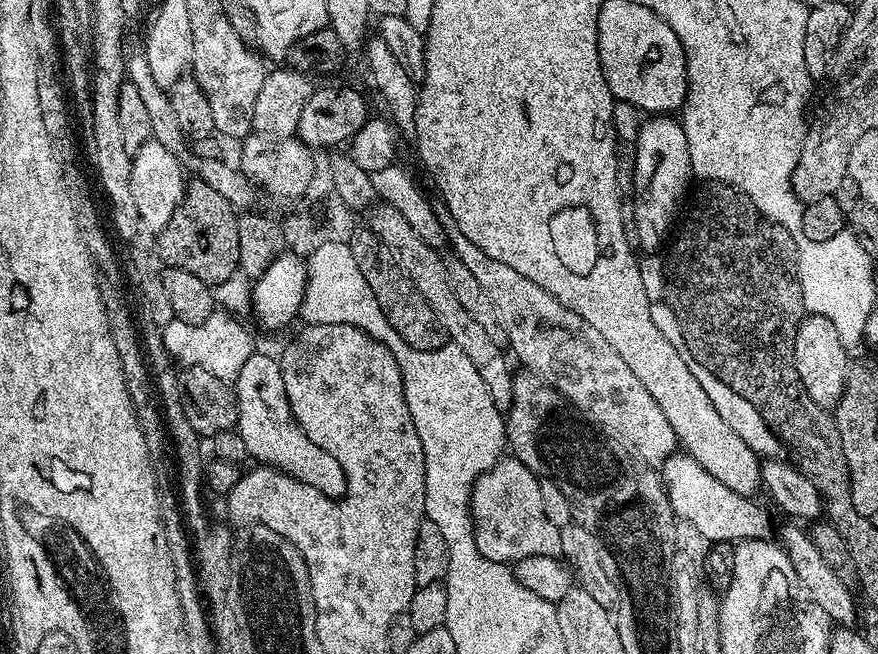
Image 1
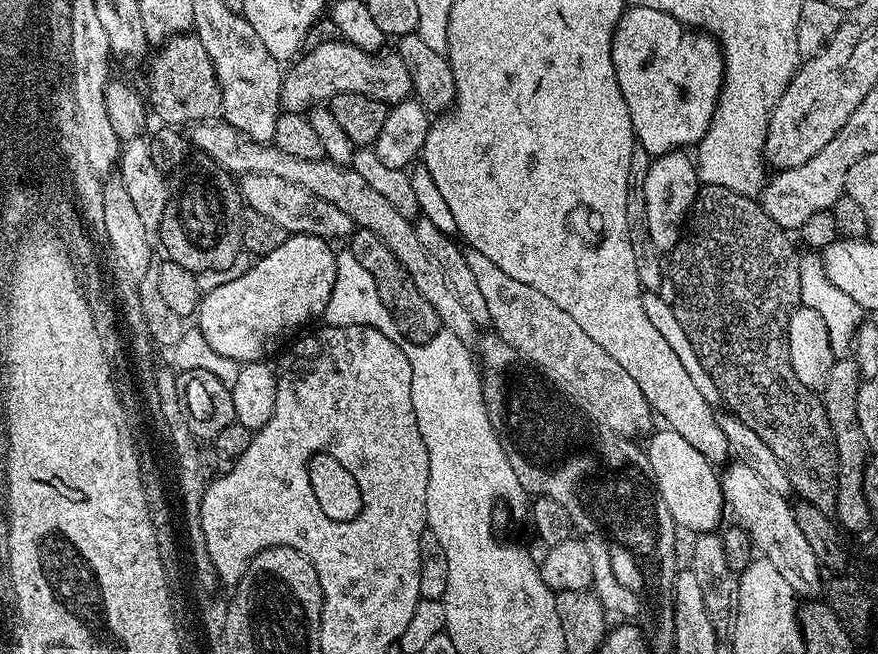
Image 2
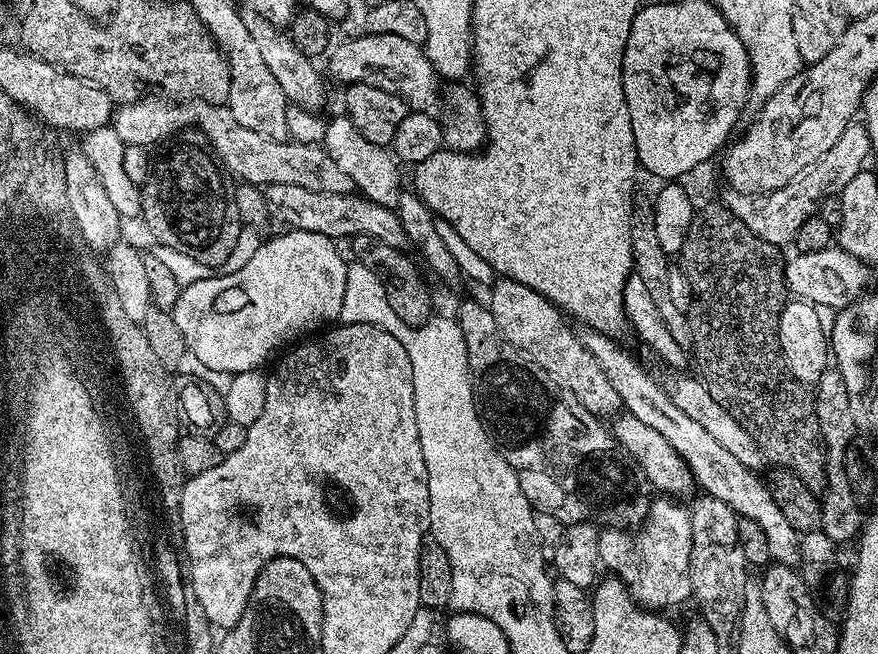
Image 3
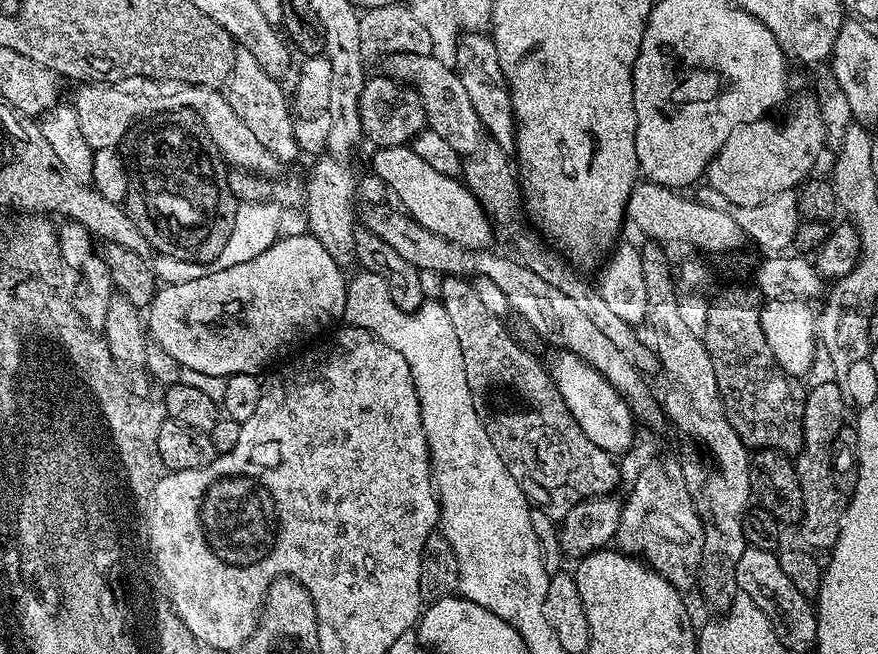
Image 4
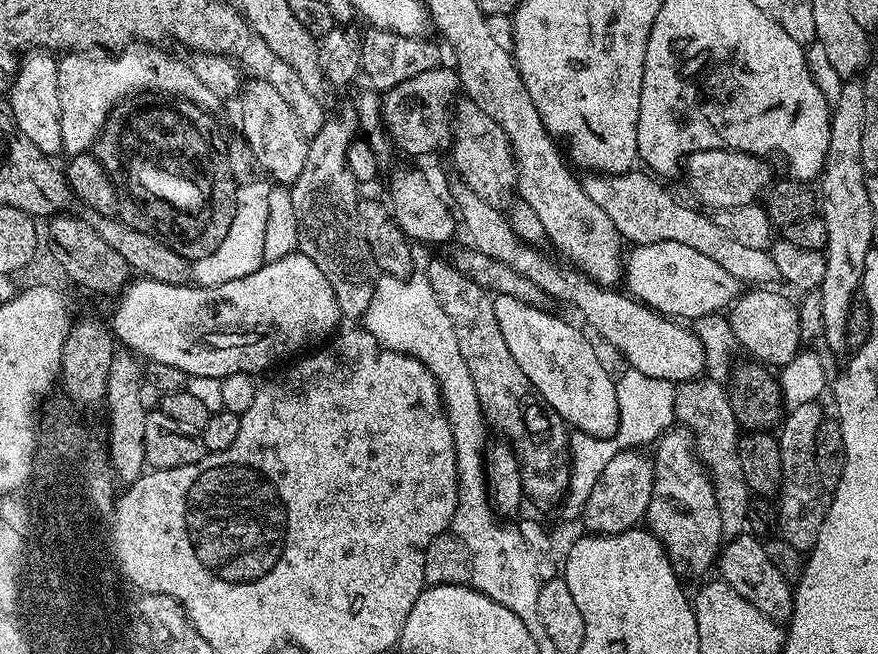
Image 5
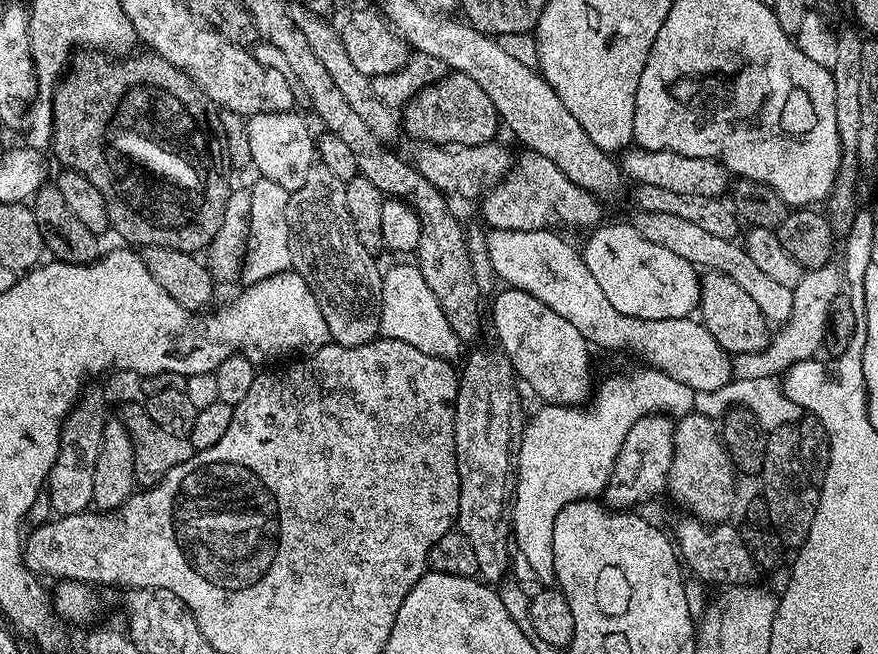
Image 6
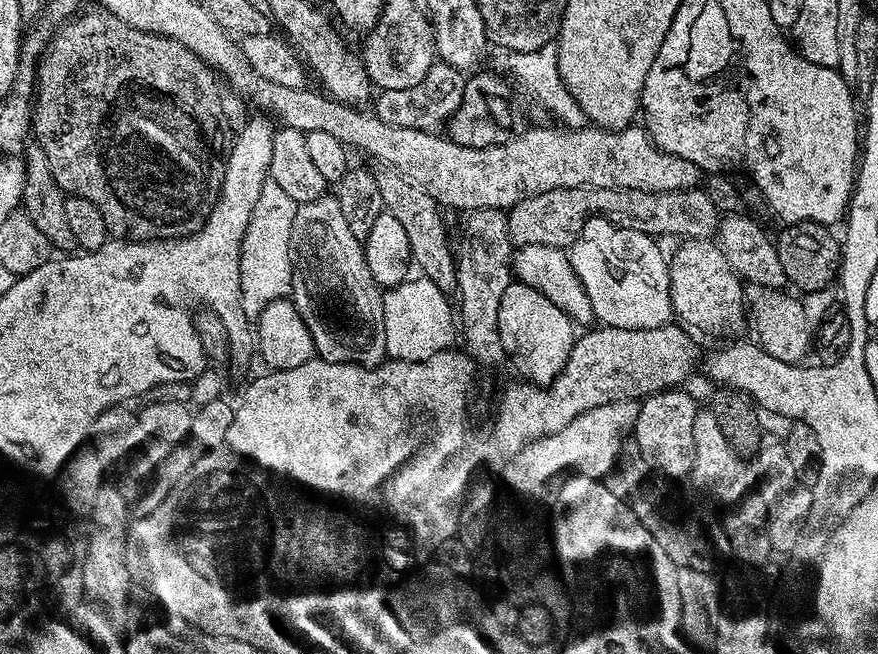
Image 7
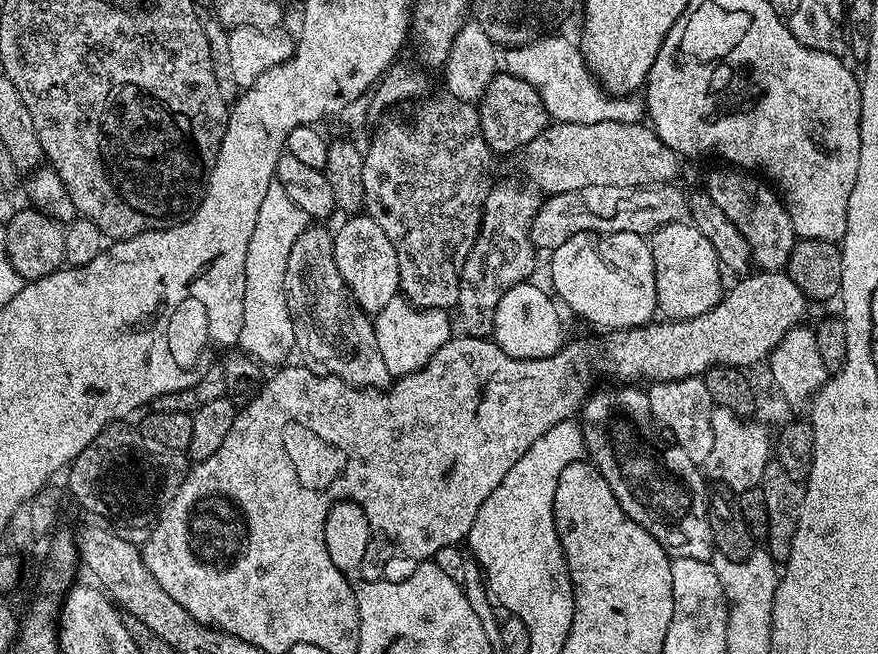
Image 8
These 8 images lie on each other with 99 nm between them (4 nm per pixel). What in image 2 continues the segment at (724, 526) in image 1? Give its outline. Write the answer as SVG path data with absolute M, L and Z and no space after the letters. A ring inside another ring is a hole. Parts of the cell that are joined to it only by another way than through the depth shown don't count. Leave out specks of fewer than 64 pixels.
M667 426L661 429L661 432L656 430L651 433L646 451L650 466L654 470L656 485L666 502L666 510L670 510L670 518L681 529L689 528L692 534L715 533L721 527L720 515L726 512L717 469L702 454L698 454L698 450L690 446L690 442L686 442L682 434Z

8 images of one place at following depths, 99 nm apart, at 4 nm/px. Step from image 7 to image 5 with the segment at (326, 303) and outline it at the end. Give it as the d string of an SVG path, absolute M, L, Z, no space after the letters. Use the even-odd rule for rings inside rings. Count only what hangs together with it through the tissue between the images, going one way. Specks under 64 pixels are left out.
M351 111L341 116L329 115L324 121L322 130L308 140L306 166L302 166L302 174L290 185L294 218L296 219L296 242L298 250L306 258L326 274L330 286L334 290L334 298L340 307L341 317L363 317L370 306L370 298L374 294L378 269L370 254L370 246L366 246L366 234L362 234L362 222L358 222L358 181L350 174L348 165L348 147L357 139L357 119Z

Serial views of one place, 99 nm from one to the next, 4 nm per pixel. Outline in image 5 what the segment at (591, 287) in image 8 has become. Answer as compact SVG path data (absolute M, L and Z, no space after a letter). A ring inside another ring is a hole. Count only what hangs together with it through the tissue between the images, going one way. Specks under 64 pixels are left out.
M654 242L653 244L635 245L623 261L622 276L626 284L628 280L626 292L632 299L639 300L647 308L652 308L654 311L680 322L693 322L700 316L708 315L711 312L723 313L742 292L742 285L734 278L734 274L722 270L722 266L718 266L718 262L712 261L711 258L706 258L706 254L698 254L698 250L694 250L690 246L682 246L682 242Z

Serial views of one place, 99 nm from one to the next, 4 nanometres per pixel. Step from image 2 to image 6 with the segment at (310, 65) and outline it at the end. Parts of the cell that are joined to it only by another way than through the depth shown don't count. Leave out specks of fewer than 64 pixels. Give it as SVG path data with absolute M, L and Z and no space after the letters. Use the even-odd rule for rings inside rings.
M528 154L521 164L519 161L518 167L509 172L499 186L484 193L479 204L480 212L484 215L483 223L489 229L542 230L556 224L565 224L568 228L591 229L601 223L601 201L591 192L570 182L570 178L566 178L566 174L562 174L554 162L535 154Z

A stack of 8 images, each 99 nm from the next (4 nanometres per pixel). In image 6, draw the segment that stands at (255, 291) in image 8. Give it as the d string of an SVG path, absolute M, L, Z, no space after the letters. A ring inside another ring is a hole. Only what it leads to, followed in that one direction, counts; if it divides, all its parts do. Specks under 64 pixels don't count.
M257 179L256 185L251 185L249 236L245 248L244 262L238 277L244 286L258 284L274 275L280 275L292 268L290 254L290 226L286 222L286 208L289 193L278 186L278 182Z

